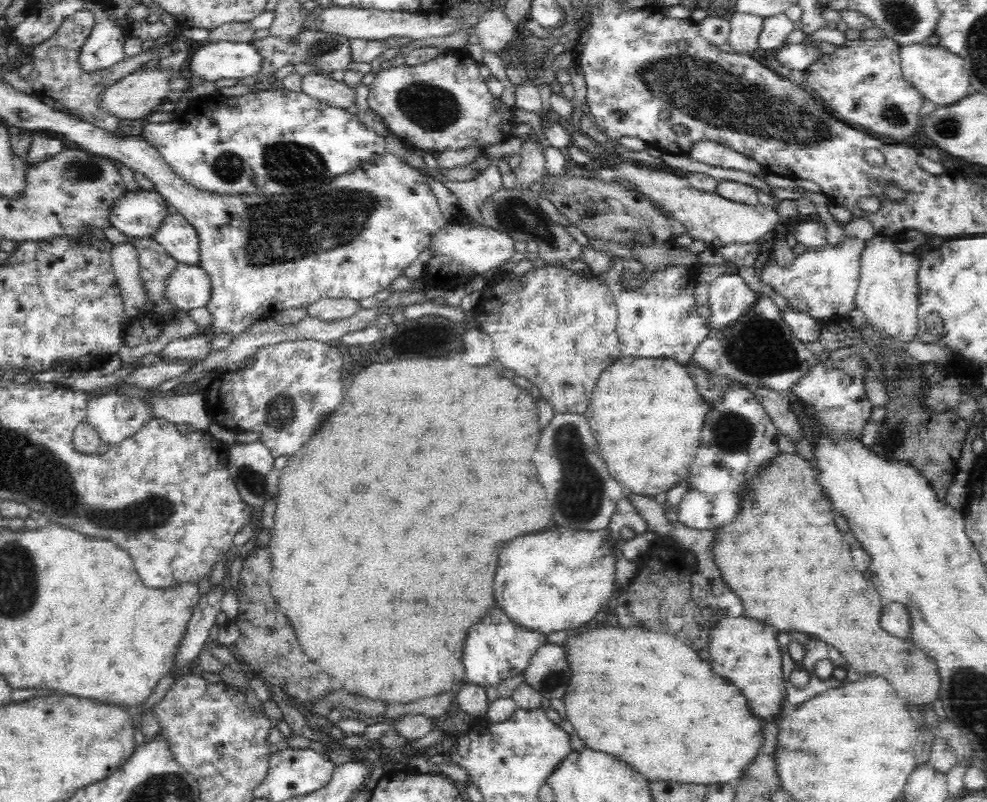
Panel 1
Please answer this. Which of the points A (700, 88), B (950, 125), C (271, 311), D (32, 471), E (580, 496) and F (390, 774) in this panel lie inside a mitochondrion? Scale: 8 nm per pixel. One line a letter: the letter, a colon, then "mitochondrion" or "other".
A: mitochondrion
B: mitochondrion
C: other
D: mitochondrion
E: mitochondrion
F: other

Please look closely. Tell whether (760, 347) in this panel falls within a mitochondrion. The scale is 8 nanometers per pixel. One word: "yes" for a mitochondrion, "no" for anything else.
yes

